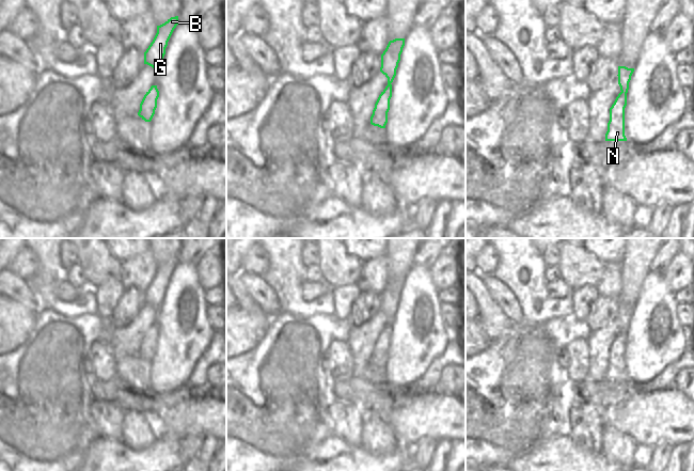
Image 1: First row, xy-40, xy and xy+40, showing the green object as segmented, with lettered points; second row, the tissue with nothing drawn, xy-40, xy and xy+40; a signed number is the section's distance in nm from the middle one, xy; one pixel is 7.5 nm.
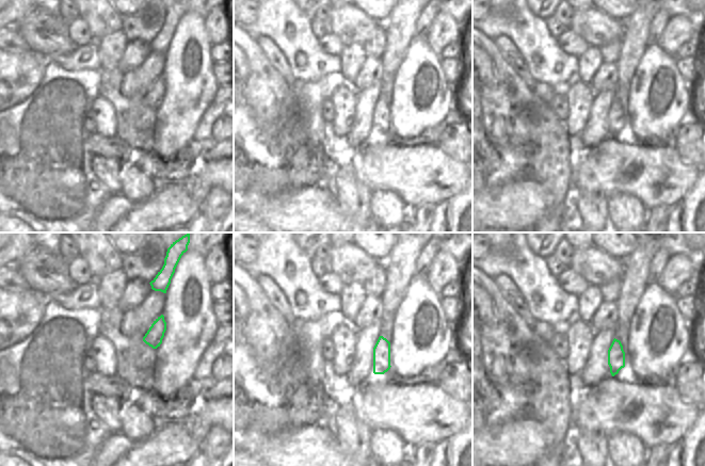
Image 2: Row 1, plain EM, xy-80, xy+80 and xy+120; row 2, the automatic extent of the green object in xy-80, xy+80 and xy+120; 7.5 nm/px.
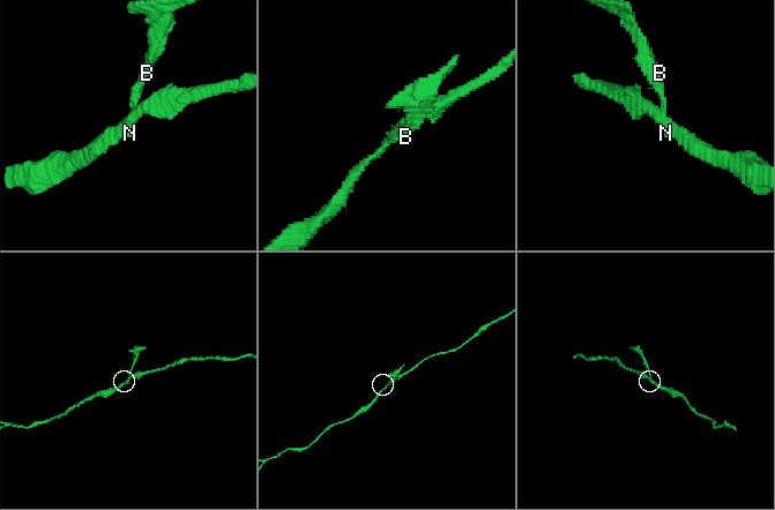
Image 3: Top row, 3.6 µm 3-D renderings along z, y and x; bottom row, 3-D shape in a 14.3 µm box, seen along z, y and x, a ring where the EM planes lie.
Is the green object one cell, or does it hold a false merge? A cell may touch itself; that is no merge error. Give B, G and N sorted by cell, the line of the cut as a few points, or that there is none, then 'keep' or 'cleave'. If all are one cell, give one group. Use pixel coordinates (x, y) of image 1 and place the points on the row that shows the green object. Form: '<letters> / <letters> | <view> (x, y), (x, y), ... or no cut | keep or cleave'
B G / N | xy+40 (627, 89), (621, 91) | cleave

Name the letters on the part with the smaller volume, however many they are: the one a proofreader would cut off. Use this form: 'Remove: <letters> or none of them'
Remove: B, G

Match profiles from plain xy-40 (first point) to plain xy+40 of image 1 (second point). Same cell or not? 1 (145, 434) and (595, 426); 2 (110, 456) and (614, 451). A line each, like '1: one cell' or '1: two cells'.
1: two cells
2: two cells

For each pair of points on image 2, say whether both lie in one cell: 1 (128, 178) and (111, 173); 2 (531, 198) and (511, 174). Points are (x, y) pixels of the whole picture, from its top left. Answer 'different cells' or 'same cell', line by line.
1: different cells
2: different cells

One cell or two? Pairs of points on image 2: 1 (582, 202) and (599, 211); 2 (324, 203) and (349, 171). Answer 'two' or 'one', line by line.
1: one
2: two

